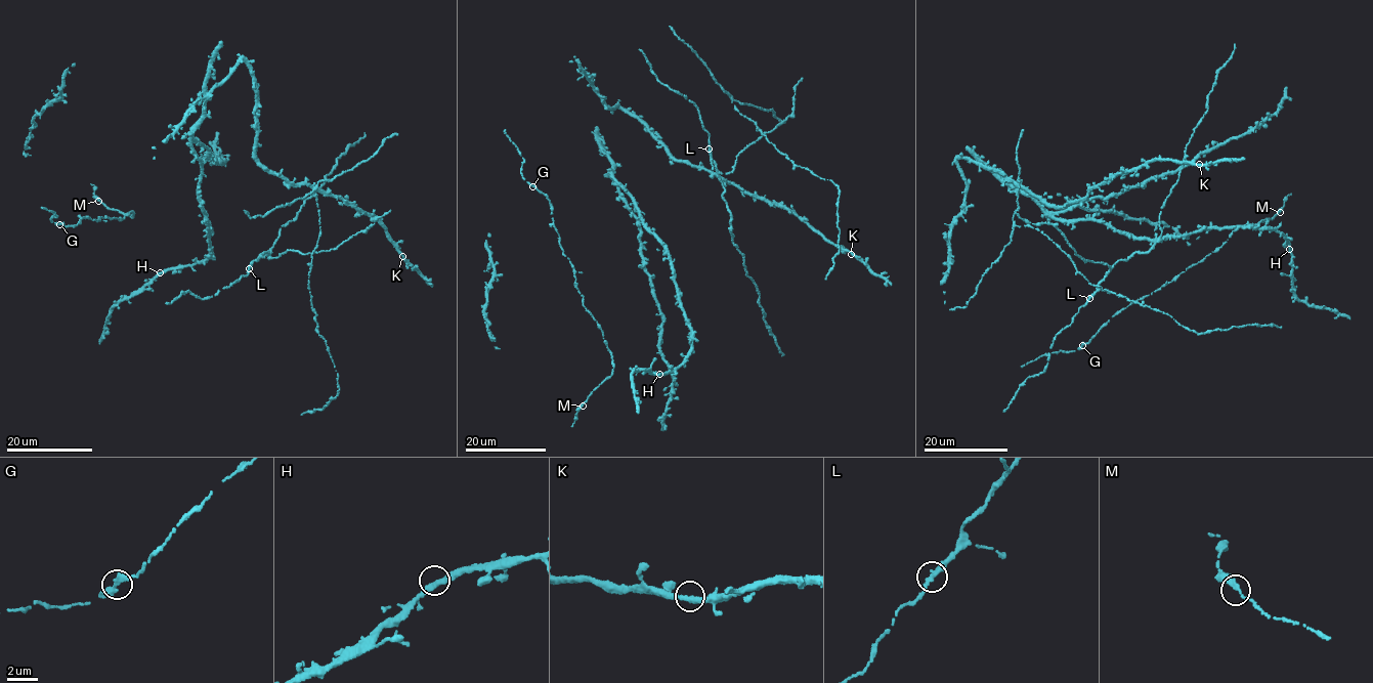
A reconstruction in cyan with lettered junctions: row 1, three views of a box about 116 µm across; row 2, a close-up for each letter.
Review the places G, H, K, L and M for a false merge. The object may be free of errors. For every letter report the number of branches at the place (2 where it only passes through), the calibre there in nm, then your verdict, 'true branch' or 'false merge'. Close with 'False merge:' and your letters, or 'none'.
G: 2 | 340 nm | true branch
H: 2 | 360 nm | true branch
K: 2 | 320 nm | true branch
L: 2 | 320 nm | true branch
M: 2 | 300 nm | true branch
False merge: none

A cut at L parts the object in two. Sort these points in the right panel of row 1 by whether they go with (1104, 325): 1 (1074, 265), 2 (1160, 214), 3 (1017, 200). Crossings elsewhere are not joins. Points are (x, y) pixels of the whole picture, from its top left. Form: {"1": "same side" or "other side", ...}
{"1": "same side", "2": "other side", "3": "same side"}

